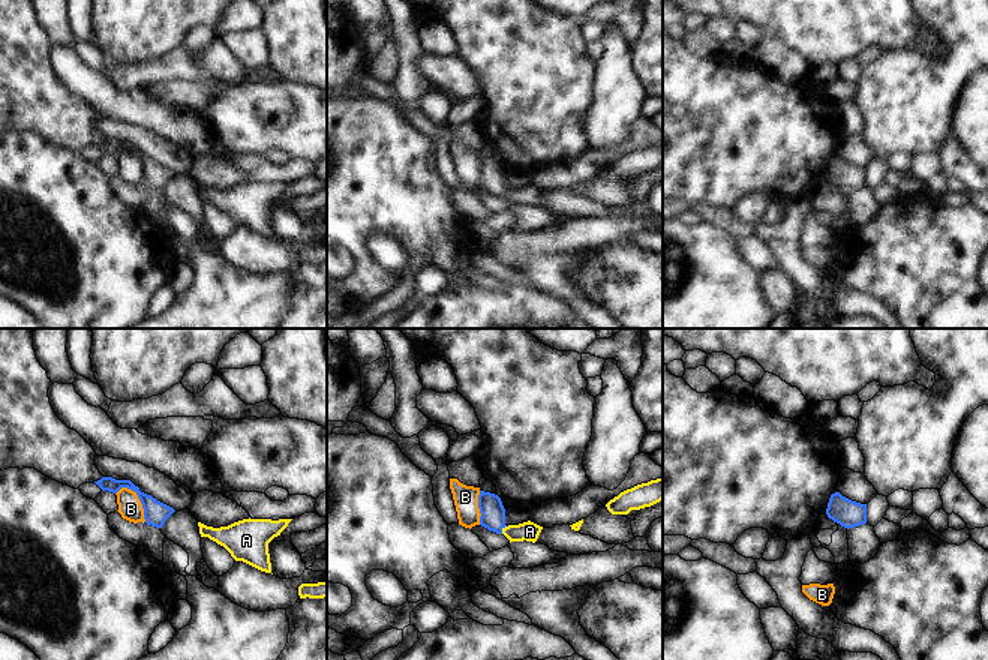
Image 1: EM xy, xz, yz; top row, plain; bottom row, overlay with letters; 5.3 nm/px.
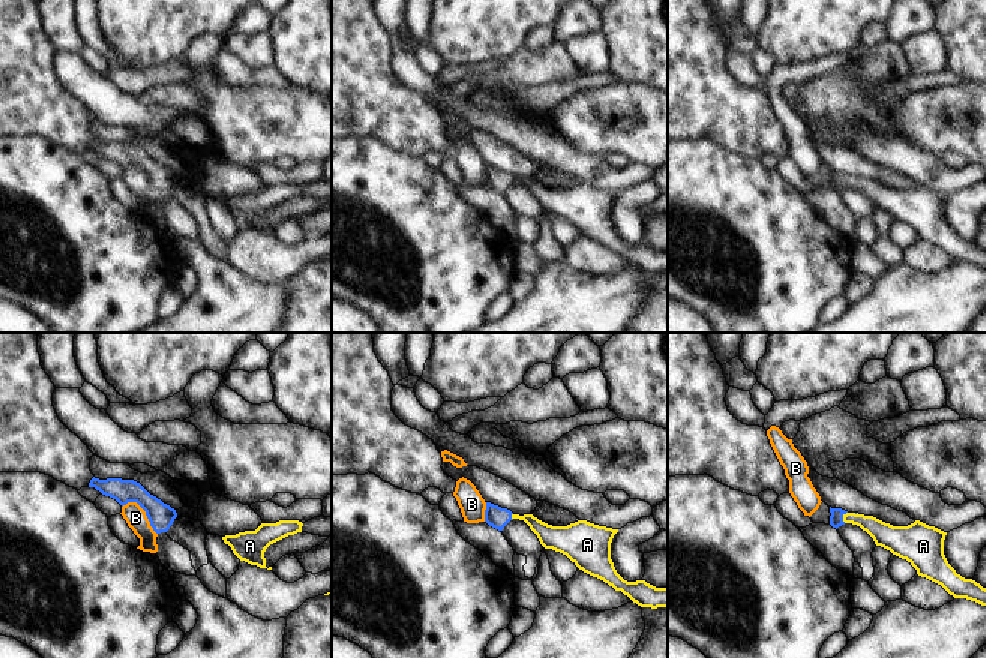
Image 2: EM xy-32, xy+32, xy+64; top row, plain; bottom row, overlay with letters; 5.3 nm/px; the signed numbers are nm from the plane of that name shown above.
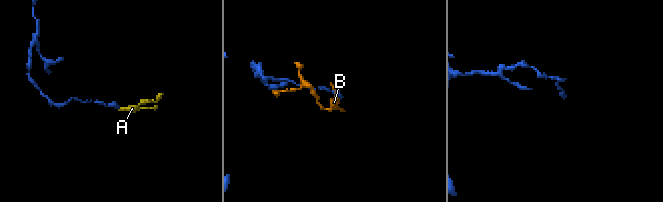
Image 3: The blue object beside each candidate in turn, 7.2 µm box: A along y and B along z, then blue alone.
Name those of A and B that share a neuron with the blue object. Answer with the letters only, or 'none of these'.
A

